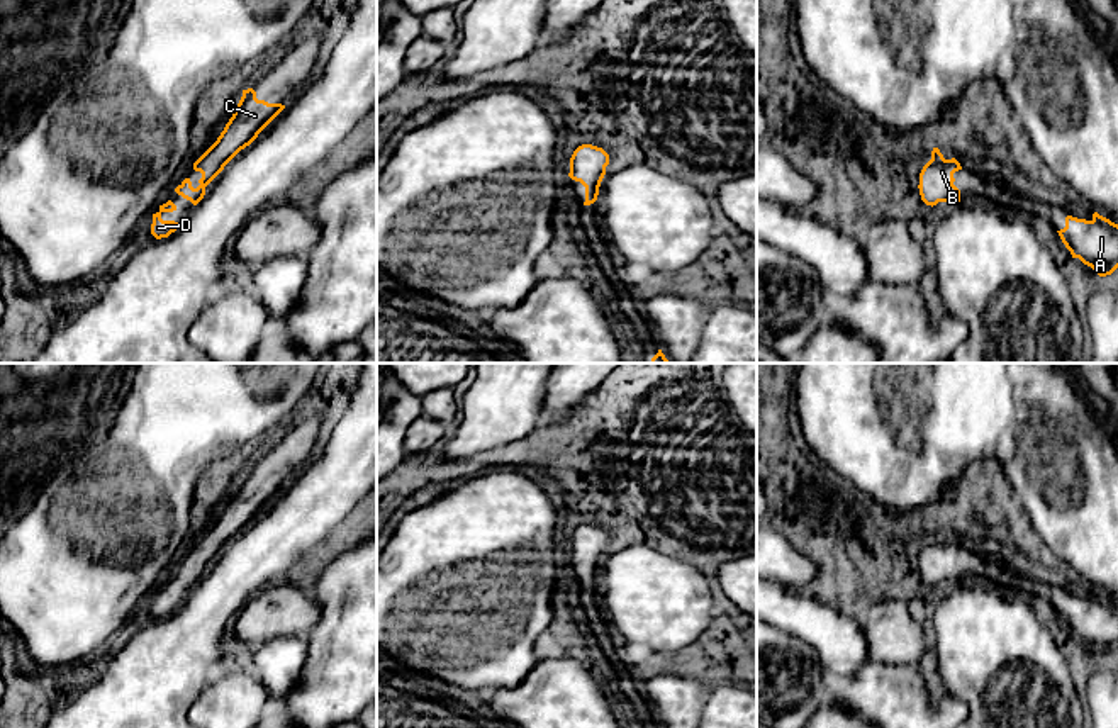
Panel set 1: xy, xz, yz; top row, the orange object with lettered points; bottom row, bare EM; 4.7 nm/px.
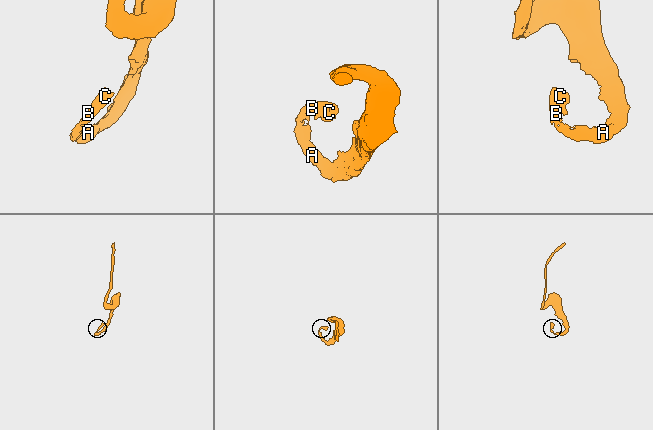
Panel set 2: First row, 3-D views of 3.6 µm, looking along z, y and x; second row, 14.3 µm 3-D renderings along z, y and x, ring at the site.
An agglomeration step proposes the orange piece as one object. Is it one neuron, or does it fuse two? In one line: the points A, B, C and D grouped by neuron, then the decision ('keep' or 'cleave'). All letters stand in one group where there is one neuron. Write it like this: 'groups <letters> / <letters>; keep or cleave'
groups A B C D; keep

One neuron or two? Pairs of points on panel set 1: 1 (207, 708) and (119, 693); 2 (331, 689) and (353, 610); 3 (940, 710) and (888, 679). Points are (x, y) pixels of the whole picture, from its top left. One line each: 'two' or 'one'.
1: two
2: one
3: one

